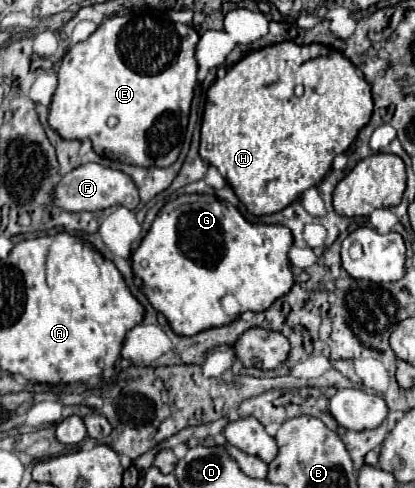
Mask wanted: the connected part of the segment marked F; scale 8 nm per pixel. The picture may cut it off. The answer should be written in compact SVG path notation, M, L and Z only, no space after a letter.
M86 163L86 165L72 169L70 173L66 173L60 179L60 183L52 189L50 195L52 195L52 201L56 207L60 207L64 211L72 211L72 213L76 213L76 211L98 211L98 209L106 209L112 205L124 205L128 209L136 209L136 205L140 203L138 189L126 173L98 165L98 163Z

